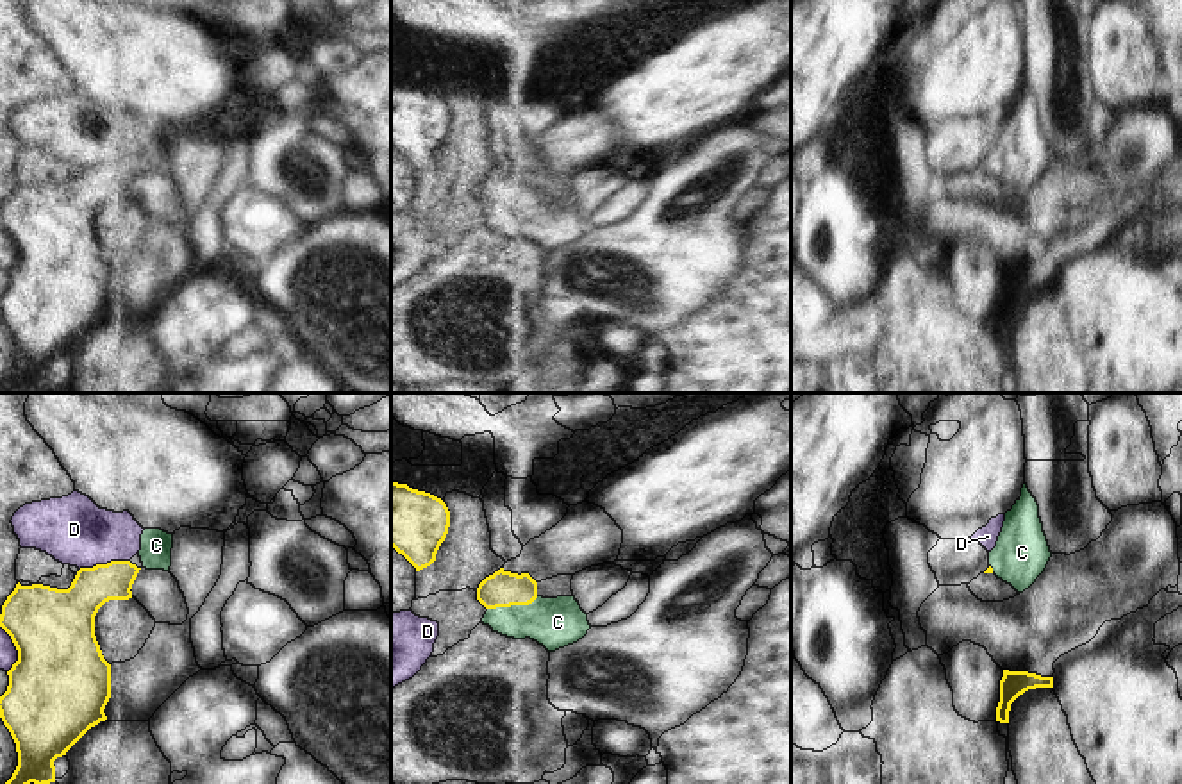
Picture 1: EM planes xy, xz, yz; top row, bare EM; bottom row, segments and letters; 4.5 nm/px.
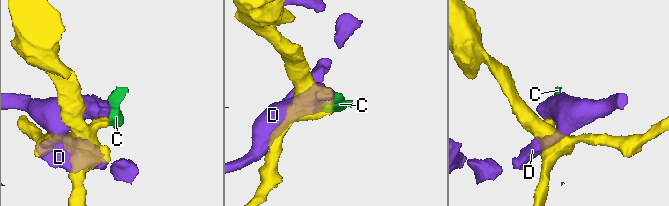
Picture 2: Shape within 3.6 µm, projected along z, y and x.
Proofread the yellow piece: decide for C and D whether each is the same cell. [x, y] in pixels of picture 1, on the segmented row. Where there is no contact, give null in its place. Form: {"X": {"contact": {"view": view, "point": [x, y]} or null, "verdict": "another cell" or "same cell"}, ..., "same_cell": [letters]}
{"C": {"contact": {"view": "xz", "point": [513, 604]}, "verdict": "same cell"}, "D": {"contact": {"view": "xy", "point": [104, 565]}, "verdict": "another cell"}, "same_cell": ["C"]}

